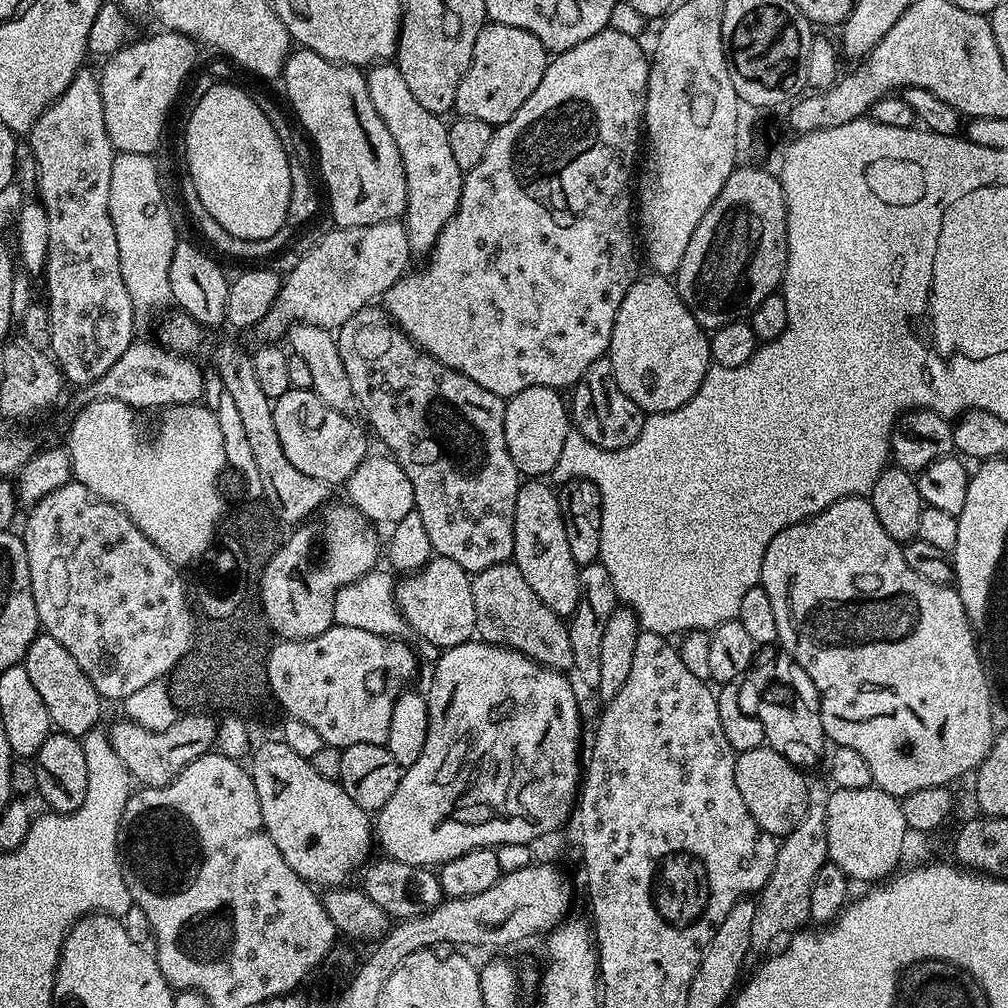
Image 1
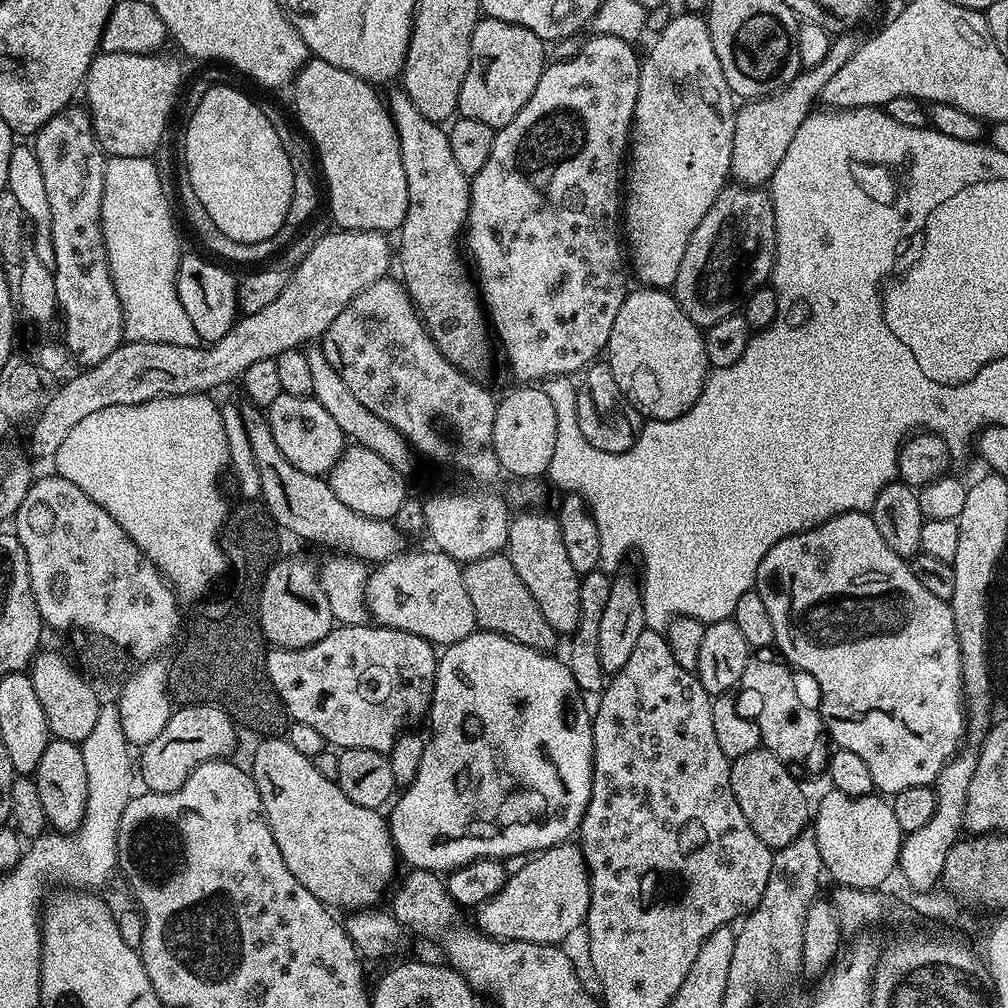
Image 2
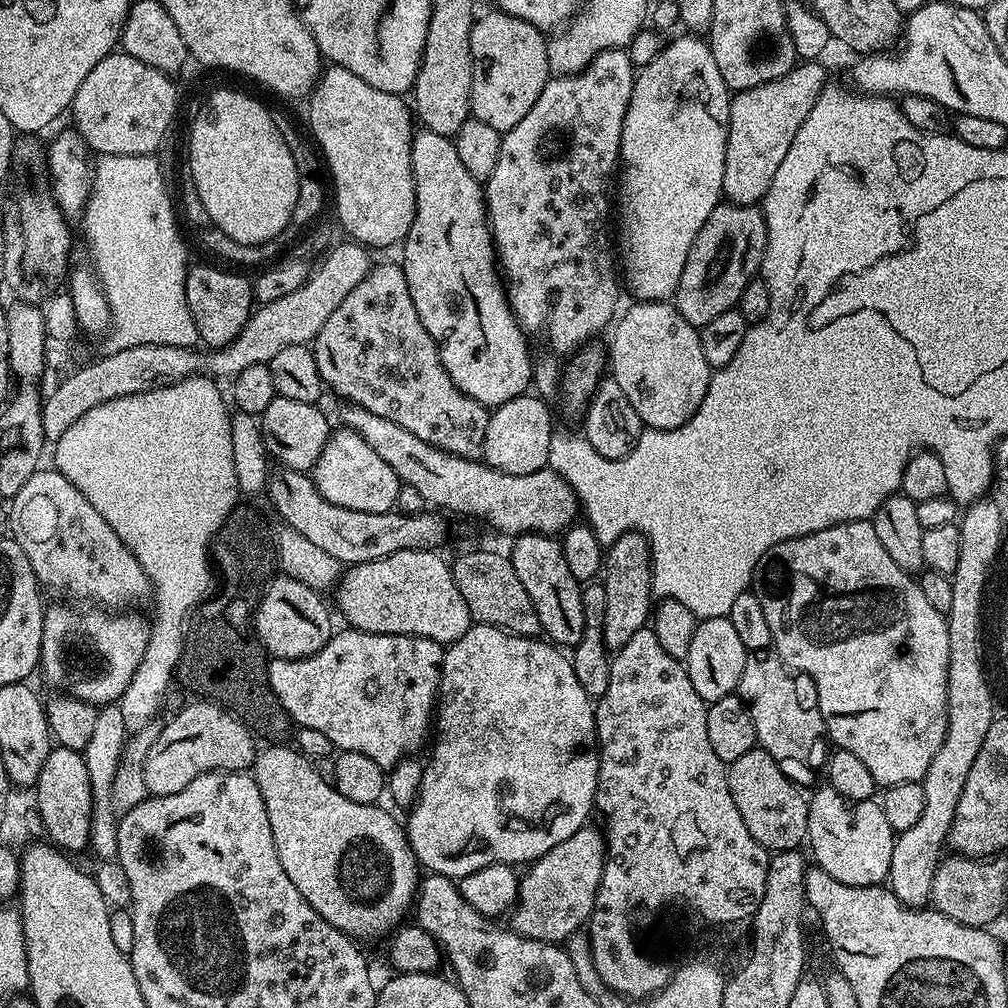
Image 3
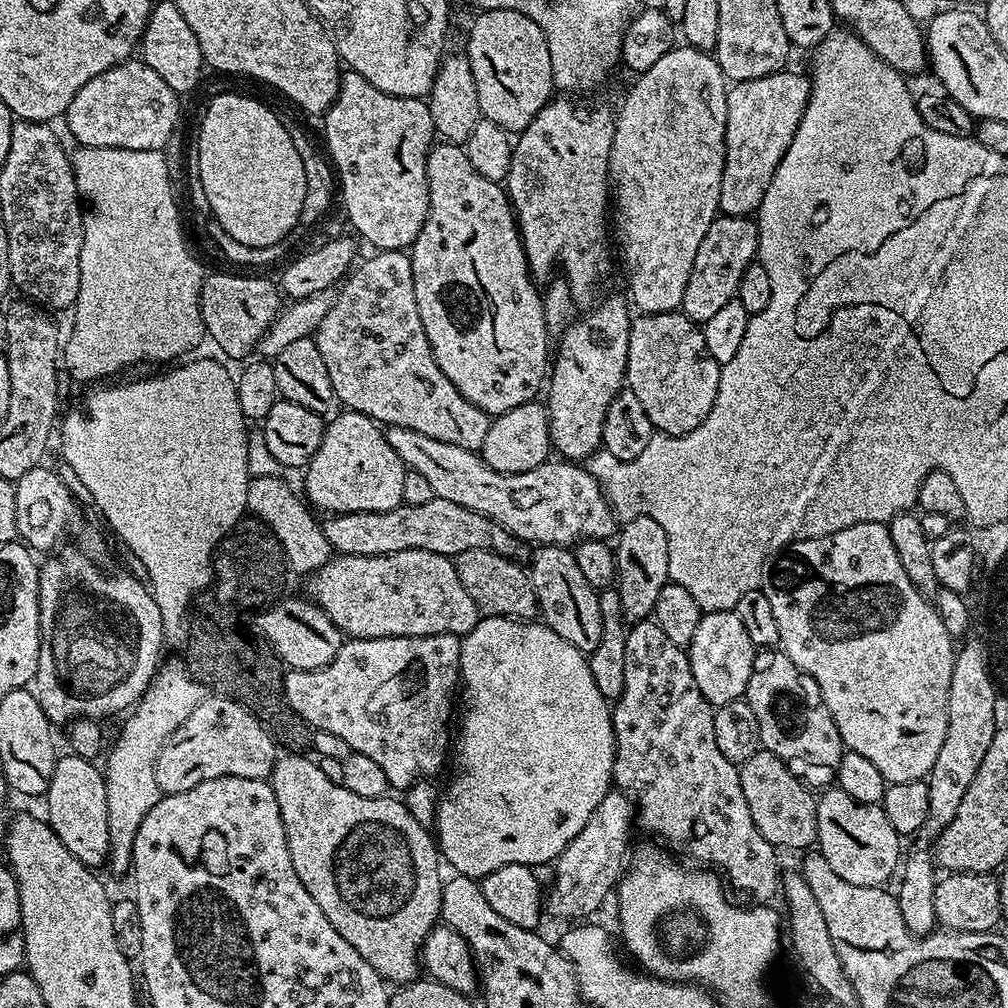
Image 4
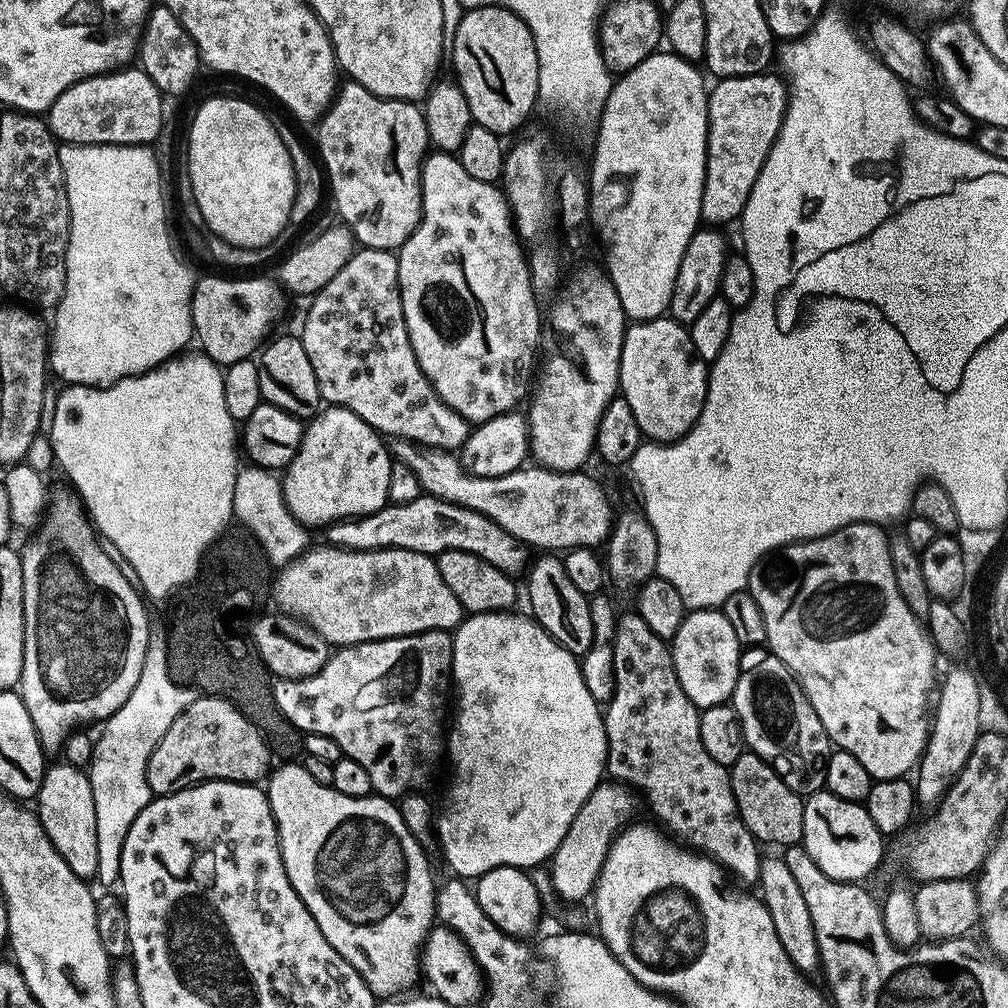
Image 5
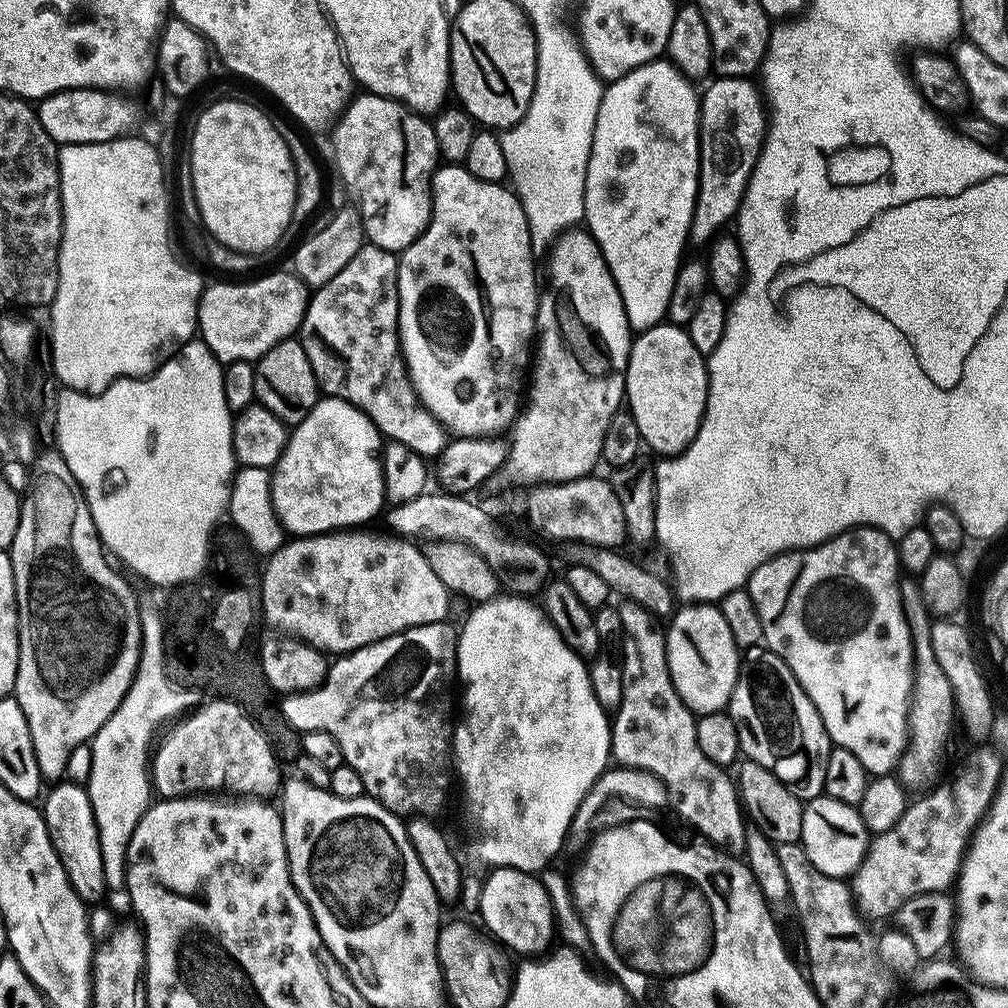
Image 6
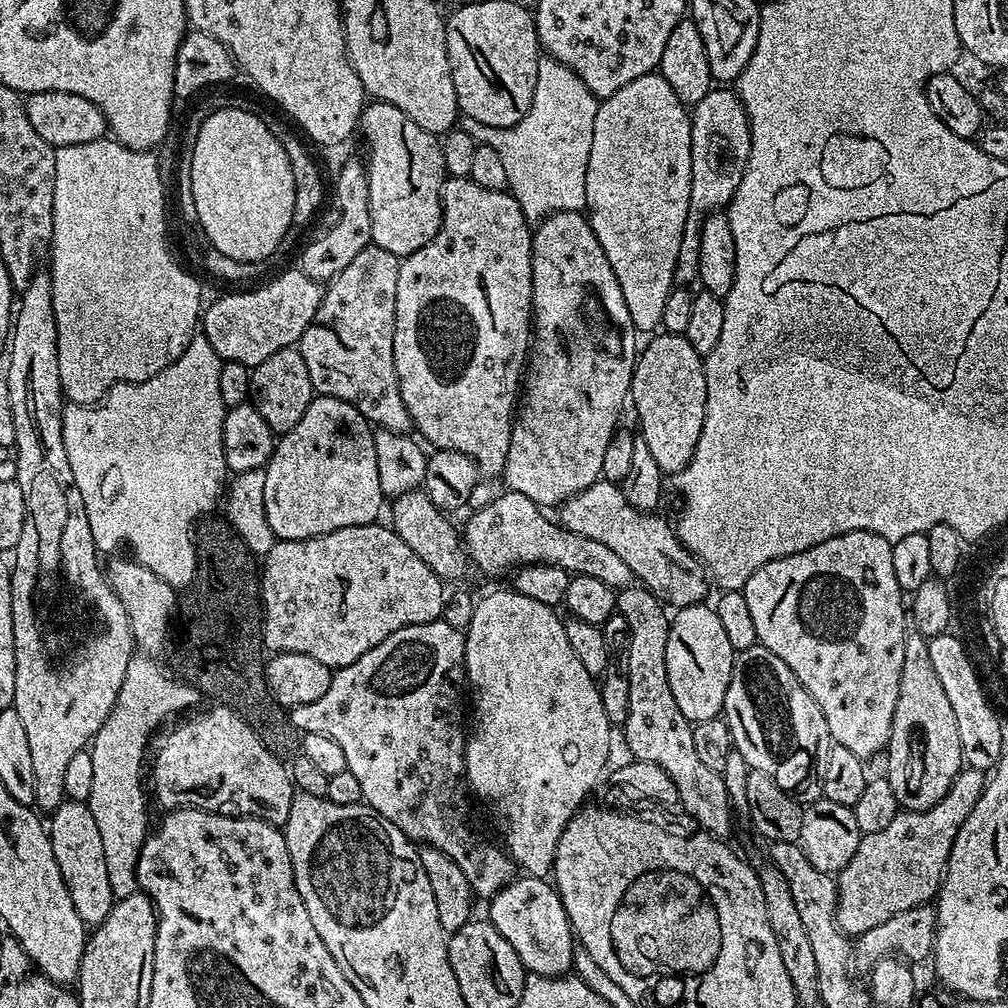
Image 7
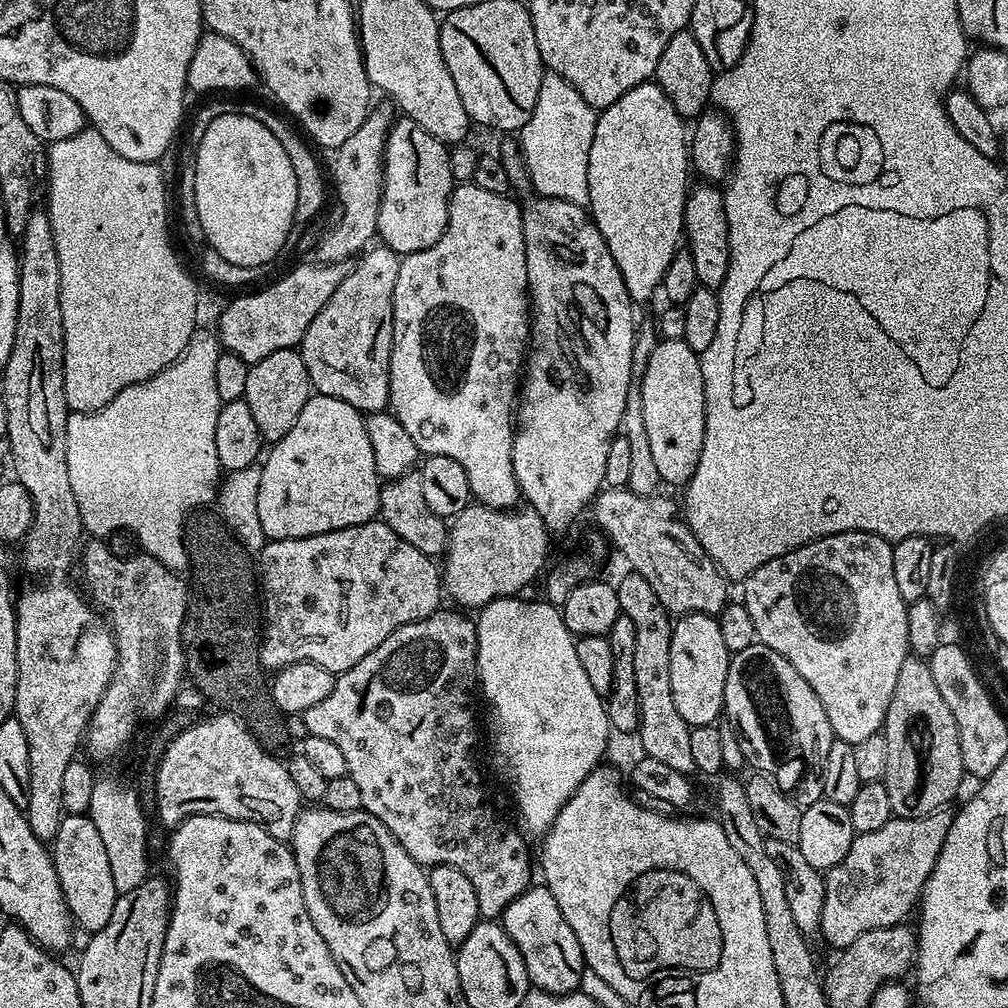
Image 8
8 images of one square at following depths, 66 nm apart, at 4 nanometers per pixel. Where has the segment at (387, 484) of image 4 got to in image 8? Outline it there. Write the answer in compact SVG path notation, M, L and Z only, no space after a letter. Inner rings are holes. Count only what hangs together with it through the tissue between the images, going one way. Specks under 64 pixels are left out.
M314 394L302 406L290 434L275 441L271 448L272 453L262 460L262 486L258 486L258 519L268 540L297 540L377 519L382 477L376 472L370 434L357 408L338 398Z

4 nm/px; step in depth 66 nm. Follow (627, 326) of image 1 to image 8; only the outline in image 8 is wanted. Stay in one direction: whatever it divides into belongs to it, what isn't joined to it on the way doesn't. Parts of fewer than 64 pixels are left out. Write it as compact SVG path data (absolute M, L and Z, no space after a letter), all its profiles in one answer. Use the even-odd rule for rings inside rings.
M661 339L654 346L654 354L650 354L650 362L646 362L646 370L638 377L638 387L642 394L642 419L646 422L646 439L650 441L650 451L661 481L665 485L687 485L689 478L696 473L706 430L704 383L698 353L690 350L684 340Z

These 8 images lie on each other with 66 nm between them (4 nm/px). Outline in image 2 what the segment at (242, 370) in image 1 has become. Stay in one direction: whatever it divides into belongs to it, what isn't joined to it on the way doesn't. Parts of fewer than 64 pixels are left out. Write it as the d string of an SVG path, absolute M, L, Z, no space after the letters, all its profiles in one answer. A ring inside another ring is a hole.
M244 402L239 405L239 410L242 422L246 426L246 436L250 438L250 448L254 450L255 465L258 466L259 497L266 499L271 505L271 513L280 530L285 533L288 531L290 535L297 536L300 540L310 540L314 544L325 544L328 548L337 548L334 549L337 553L347 554L372 566L386 560L393 560L395 556L405 551L405 533L401 532L392 520L370 518L350 510L350 506L346 506L346 502L341 502L338 494L334 494L325 477L306 474L306 470L298 470L293 464L286 462L286 454L278 450L278 445L274 442L274 434L270 434L270 422L265 409L257 408L251 402Z

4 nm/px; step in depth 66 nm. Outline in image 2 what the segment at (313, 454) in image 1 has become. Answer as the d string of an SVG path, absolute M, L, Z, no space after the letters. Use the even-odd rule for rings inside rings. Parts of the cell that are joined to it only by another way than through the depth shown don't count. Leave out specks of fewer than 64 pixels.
M285 392L266 410L270 422L270 434L274 434L274 442L278 450L286 454L286 462L290 462L298 470L306 470L306 474L327 477L332 468L340 461L340 455L346 447L346 437L338 422L330 418L330 413L322 410L322 406L312 396L291 396Z

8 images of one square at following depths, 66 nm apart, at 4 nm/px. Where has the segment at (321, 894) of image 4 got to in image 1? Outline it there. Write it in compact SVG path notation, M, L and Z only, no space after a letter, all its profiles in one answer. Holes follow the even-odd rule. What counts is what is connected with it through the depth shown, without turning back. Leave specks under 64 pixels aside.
M283 739L257 743L251 760L250 771L262 806L262 822L270 838L274 838L274 846L282 850L282 858L286 858L290 870L324 890L347 885L352 872L353 876L359 873L373 855L374 824L369 813L360 809L339 782L322 778L311 760L294 754Z

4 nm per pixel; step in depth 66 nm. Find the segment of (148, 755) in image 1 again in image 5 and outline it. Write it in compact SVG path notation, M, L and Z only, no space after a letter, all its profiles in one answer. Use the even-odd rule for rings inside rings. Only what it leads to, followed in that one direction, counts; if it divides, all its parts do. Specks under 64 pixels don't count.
M214 700L205 701L196 704L187 717L172 728L156 758L148 760L148 785L156 796L169 796L171 792L205 784L207 780L232 780L235 784L260 782L269 771L268 755L270 748L261 745L256 732L232 708Z

